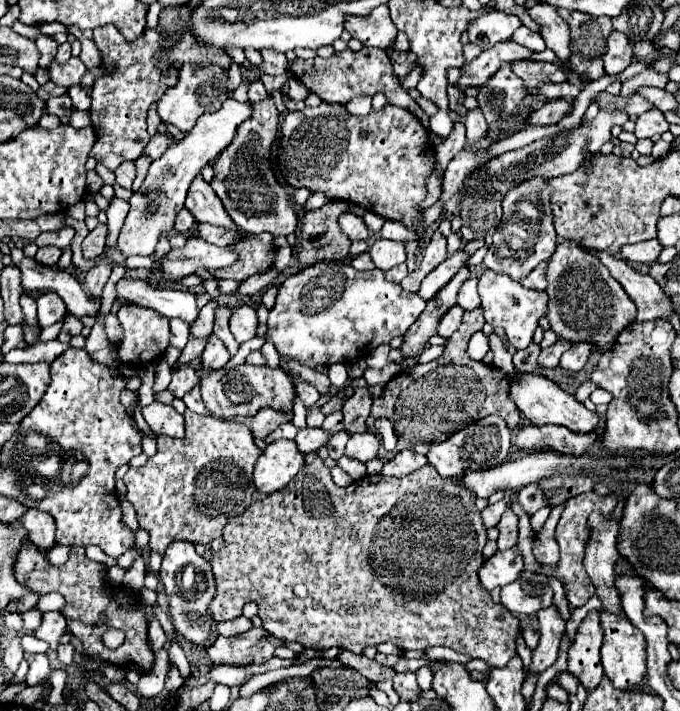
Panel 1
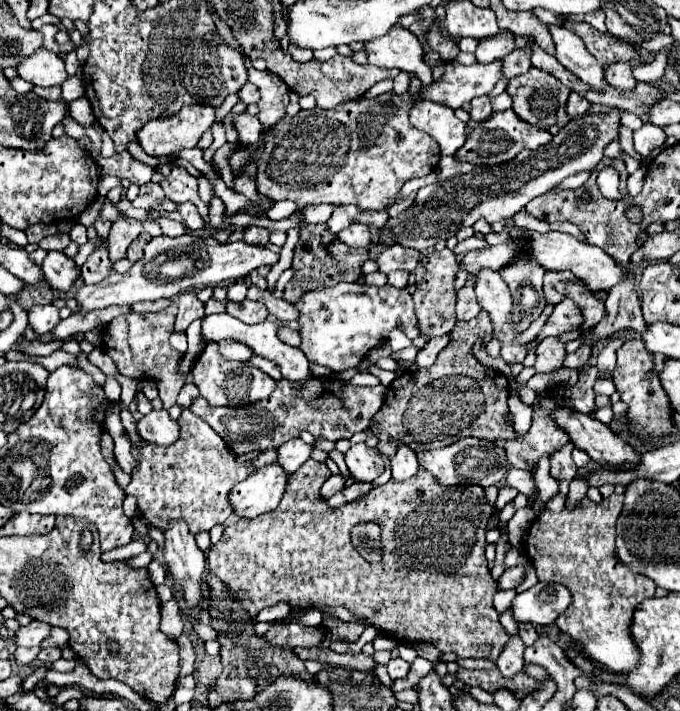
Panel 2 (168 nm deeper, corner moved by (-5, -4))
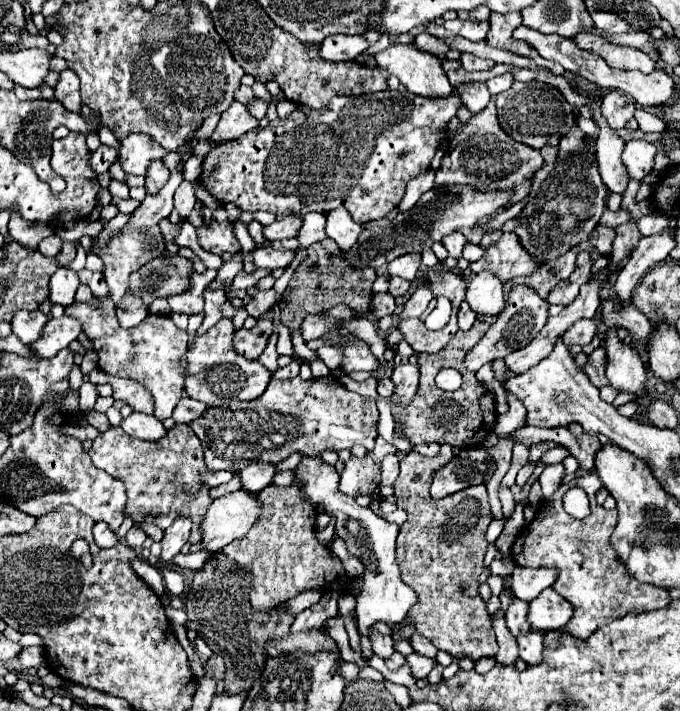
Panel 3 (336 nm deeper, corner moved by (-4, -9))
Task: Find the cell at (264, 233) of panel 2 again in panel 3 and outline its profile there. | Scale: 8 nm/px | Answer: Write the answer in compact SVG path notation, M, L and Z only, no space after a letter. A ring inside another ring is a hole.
M277 217L271 225L263 227L263 235L271 243L275 239L295 237L295 233L297 233L299 227L301 227L301 219L299 217Z

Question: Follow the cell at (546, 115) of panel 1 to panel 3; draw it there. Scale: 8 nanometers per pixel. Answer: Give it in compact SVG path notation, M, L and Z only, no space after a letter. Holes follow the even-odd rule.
M489 103L483 111L473 115L465 125L457 129L451 139L449 149L443 155L441 167L435 177L435 185L455 185L467 183L479 191L499 191L513 189L513 203L521 201L531 187L535 171L543 165L541 151L533 147L523 147L523 143L513 141L497 123L495 103Z

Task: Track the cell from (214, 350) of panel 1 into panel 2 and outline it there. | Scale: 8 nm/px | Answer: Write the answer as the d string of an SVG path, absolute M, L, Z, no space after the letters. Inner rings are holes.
M222 340L222 342L218 342L218 346L220 346L220 354L222 354L226 360L246 362L246 360L250 360L250 356L252 356L252 350L246 348L246 344L242 344L242 342Z

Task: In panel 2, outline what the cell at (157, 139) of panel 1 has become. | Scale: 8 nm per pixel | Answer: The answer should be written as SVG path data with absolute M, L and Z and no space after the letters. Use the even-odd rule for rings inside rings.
M126 150L120 154L114 154L112 158L100 158L98 166L100 166L102 174L126 178L136 186L144 186L146 182L150 182L152 172L154 172L150 166L134 160Z

